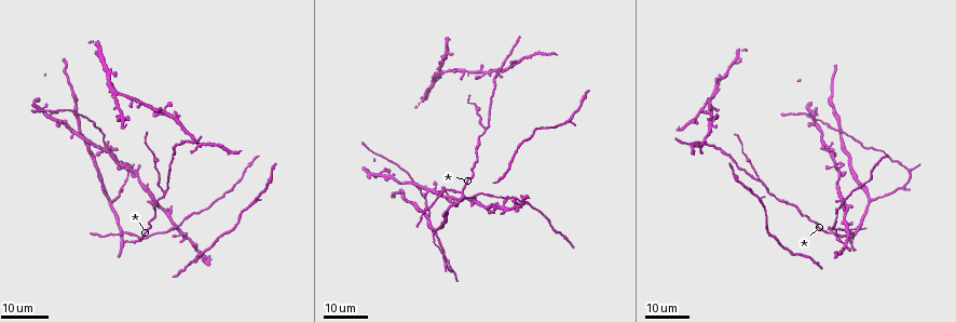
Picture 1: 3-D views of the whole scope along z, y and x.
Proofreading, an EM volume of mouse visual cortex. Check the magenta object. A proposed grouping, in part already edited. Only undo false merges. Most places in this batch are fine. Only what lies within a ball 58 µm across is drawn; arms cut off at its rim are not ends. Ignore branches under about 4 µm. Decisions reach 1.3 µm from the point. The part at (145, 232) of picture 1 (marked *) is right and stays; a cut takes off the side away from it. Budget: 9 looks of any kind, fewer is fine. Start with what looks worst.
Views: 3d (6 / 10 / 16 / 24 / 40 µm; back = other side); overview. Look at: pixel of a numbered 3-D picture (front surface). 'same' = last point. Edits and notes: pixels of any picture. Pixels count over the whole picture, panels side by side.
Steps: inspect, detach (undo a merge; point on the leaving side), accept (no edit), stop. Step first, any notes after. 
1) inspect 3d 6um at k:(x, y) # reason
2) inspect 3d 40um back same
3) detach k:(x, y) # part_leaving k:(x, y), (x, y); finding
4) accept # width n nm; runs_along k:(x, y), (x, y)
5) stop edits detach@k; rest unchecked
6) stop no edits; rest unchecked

inspect 3d 24um at 1:(165, 191) # side arm on a straight run

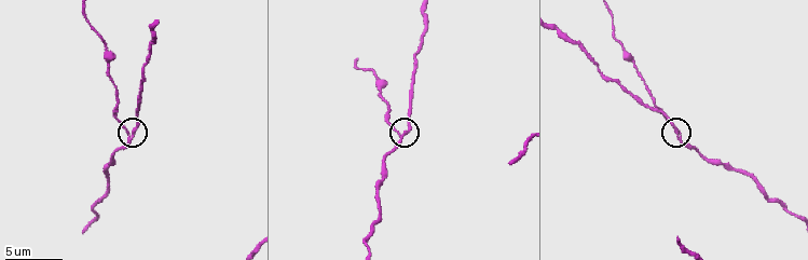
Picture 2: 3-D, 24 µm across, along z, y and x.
inspect 3d 6um at 2:(131, 131)

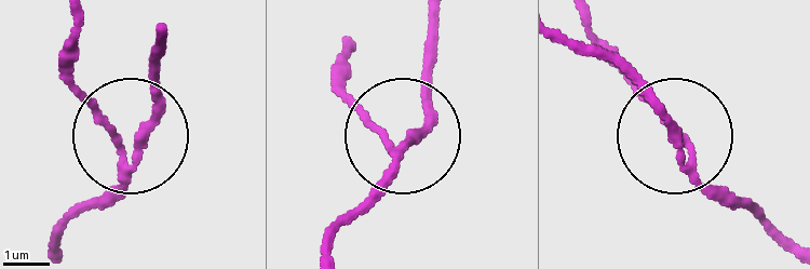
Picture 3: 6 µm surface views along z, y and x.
detach 3:(94, 122) # arms 3; part_leaving 3:(126, 174), (122, 143), (72, 74), (68, 27); two neurons meet here

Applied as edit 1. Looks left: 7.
inspect overview

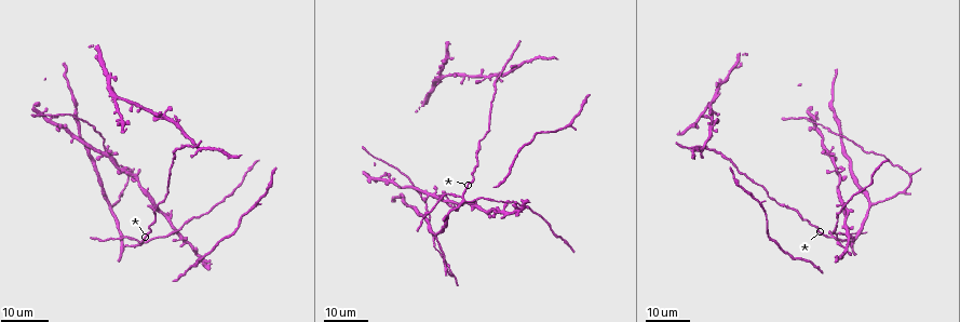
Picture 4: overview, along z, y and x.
inspect 3d 24um at 4:(700, 146) # two arms in line, one across

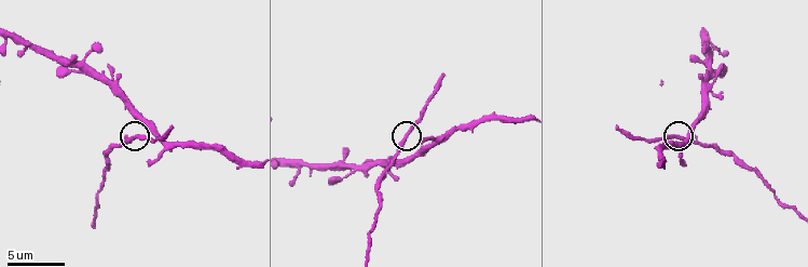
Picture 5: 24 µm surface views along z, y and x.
inspect 3d 6um at 5:(406, 135)

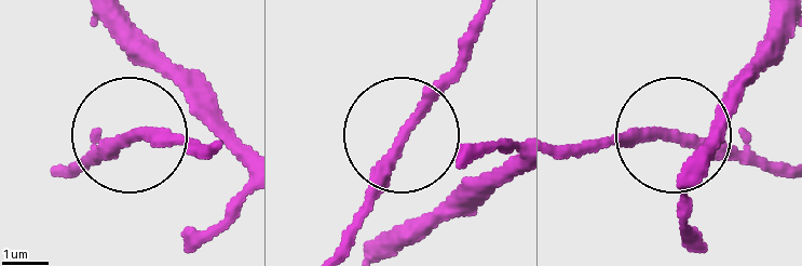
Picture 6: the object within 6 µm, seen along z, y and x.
accept # arms 3; continuous, no second neuron

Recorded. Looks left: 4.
inspect 3d 16um at 4:(496, 201) # two arms in line, one across

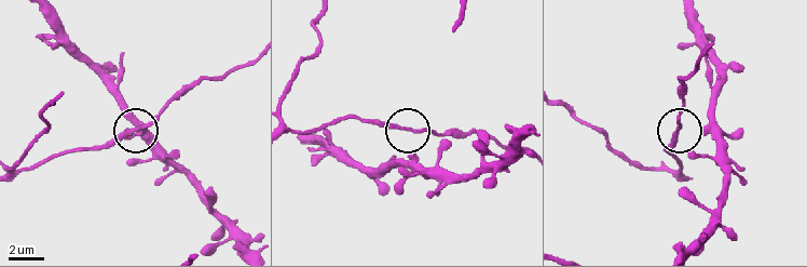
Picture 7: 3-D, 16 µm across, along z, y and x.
inspect 3d 10um at 7:(679, 131) # closer look

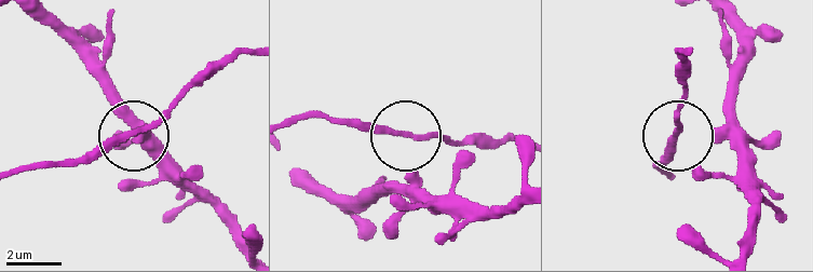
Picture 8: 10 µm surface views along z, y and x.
accept # width 160 nm; one neuron here

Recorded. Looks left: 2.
inspect 3d 24um at 4:(113, 99) # three-way junction

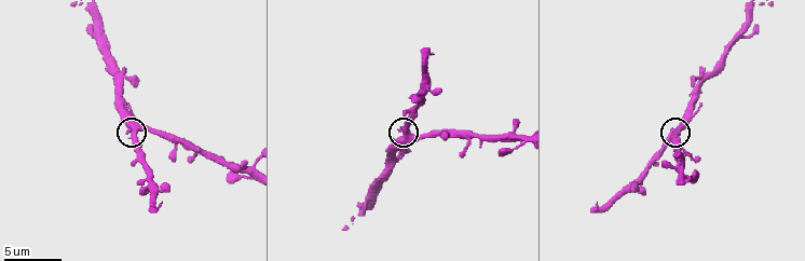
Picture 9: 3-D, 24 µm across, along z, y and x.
inspect 3d 10um at 9:(404, 135)

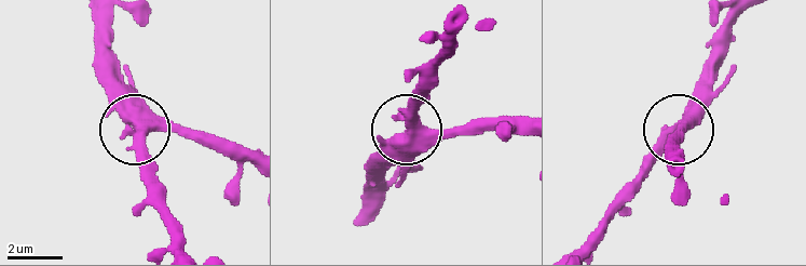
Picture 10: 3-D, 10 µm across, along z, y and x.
accept # side_arm 11 um; runs_along 10:(246, 159), (163, 130), (142, 130), (135, 157), (149, 197); all the same neuron

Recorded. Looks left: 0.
stop edits detach@3; rest unchecked

